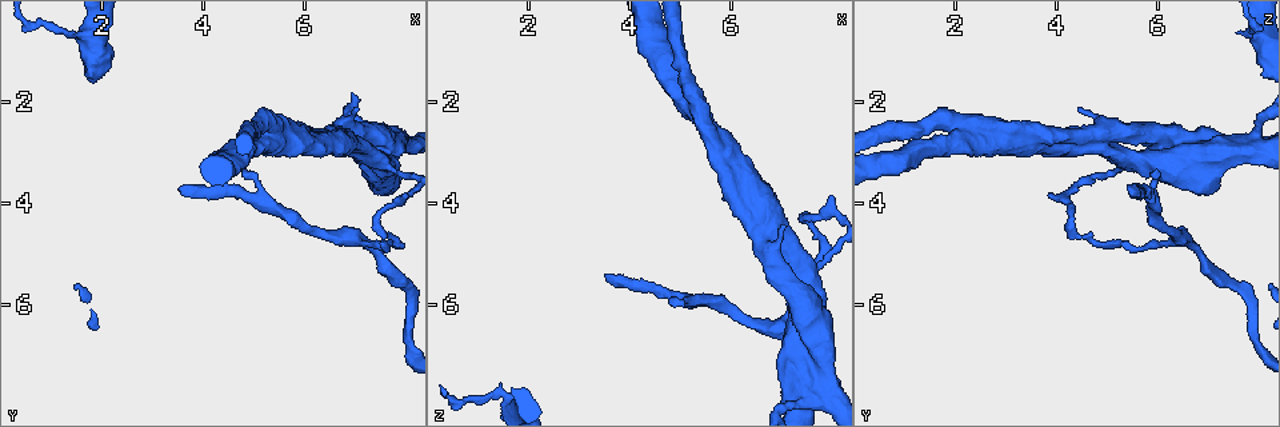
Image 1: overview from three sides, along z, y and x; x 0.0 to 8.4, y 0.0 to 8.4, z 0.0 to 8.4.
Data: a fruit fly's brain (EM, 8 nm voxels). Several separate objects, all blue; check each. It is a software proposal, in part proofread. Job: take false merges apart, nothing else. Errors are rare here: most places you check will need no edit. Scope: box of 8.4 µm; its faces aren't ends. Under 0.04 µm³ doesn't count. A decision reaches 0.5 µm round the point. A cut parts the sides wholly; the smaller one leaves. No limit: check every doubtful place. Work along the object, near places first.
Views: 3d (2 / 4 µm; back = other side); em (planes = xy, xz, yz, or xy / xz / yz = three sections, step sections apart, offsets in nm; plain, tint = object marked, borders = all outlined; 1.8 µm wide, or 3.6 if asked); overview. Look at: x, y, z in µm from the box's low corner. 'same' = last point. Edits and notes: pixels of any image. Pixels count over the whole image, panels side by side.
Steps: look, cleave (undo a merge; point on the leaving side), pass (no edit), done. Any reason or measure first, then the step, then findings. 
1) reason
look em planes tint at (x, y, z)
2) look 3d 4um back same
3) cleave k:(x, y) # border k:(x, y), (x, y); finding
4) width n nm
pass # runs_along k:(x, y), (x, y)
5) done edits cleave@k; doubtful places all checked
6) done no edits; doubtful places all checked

look em planes plain at (7.75, 3.30, 5.20)

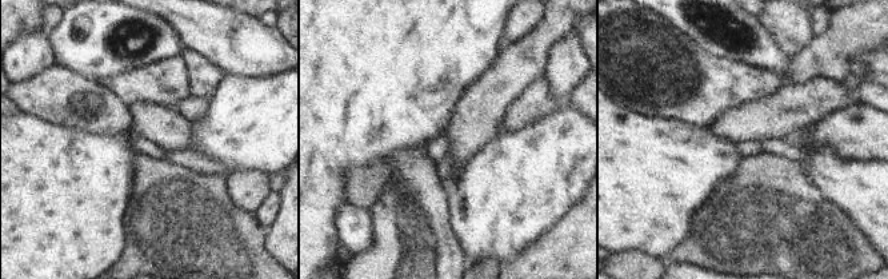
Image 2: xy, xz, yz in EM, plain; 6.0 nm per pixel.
look em planes tint same

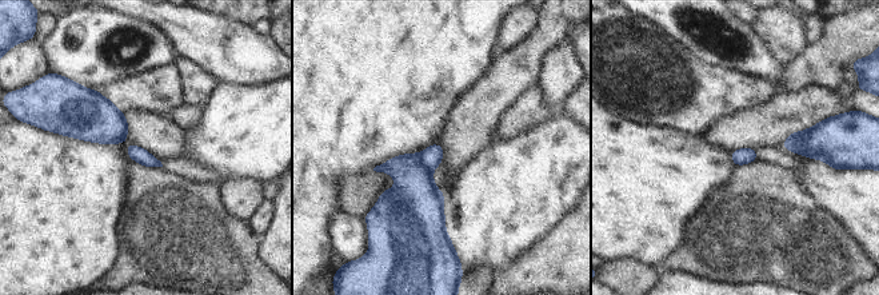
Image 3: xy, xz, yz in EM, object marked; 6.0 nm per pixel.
cleave 3:(431, 158) # border 3:(419, 154), (420, 162), (431, 171); a second neuron is stuck on

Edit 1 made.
redraw
look overview

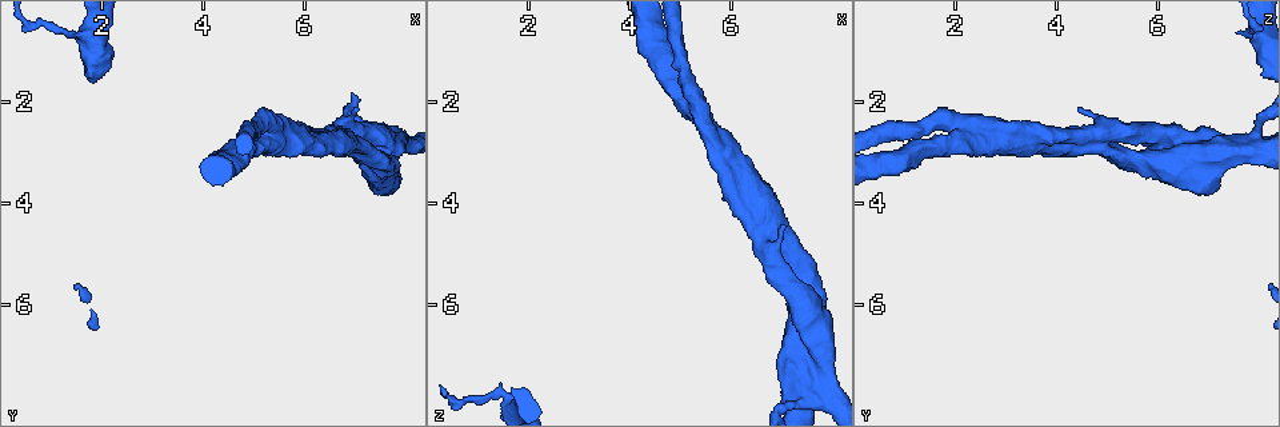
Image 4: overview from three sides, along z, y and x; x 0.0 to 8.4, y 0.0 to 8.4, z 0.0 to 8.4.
closes a loop
look 3d 2um at (7.45, 2.85, 7.80)

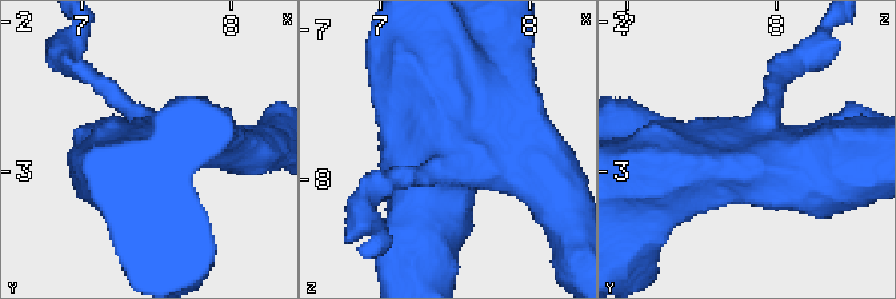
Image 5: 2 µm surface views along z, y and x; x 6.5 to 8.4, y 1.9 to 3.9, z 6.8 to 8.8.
arms 4; now the EM
look em planes tint at (7.40, 2.84, 7.80)

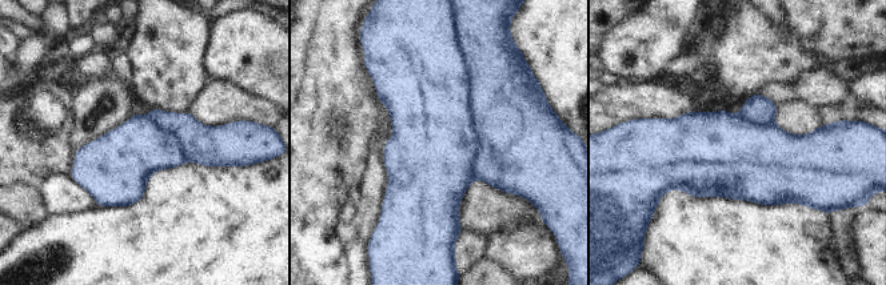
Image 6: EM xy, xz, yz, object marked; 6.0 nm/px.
pass # continuous, no second neuron

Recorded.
look em planes tint at (5.30, 2.80, 2.20)

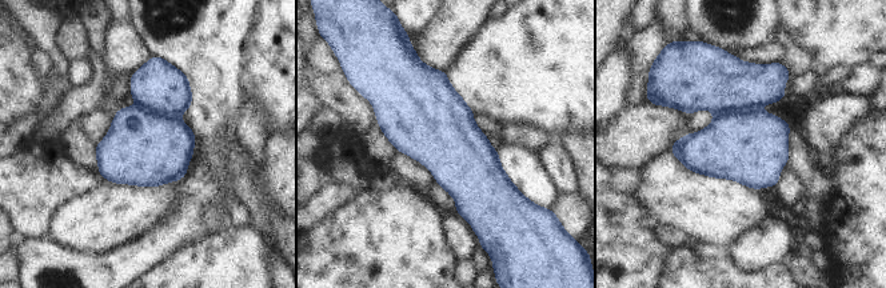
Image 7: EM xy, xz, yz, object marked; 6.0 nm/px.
pass # continuous, no second neuron

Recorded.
done edits cleave@3; doubtful places all checked

